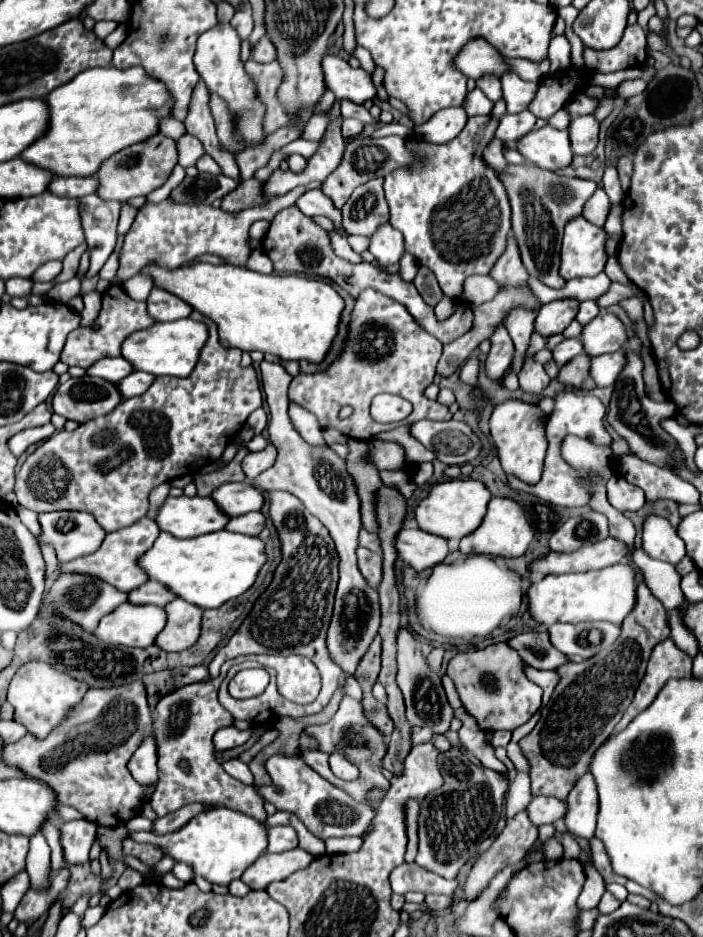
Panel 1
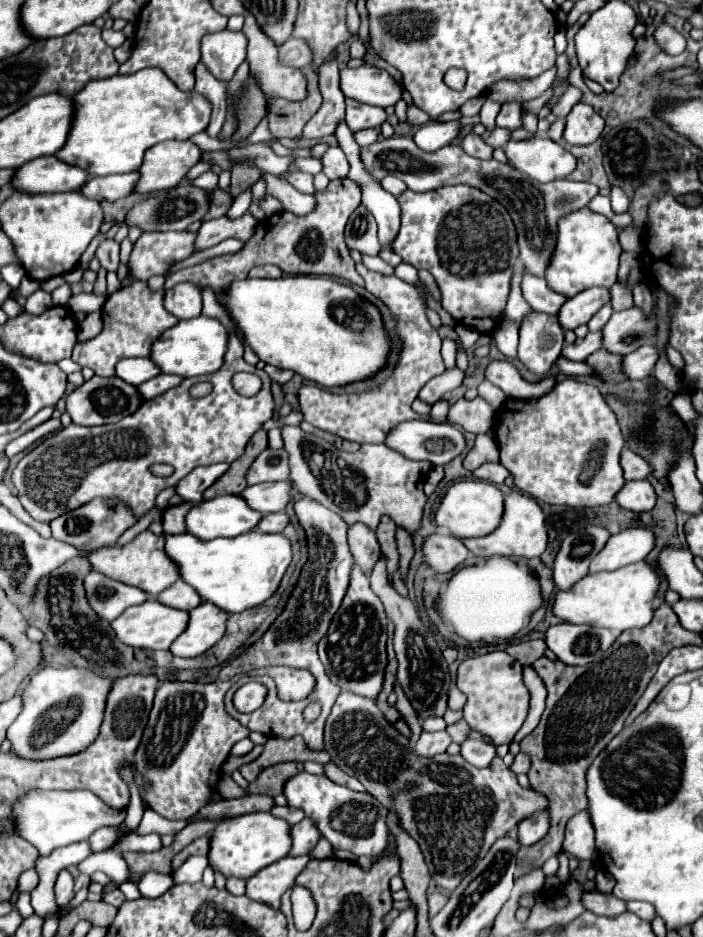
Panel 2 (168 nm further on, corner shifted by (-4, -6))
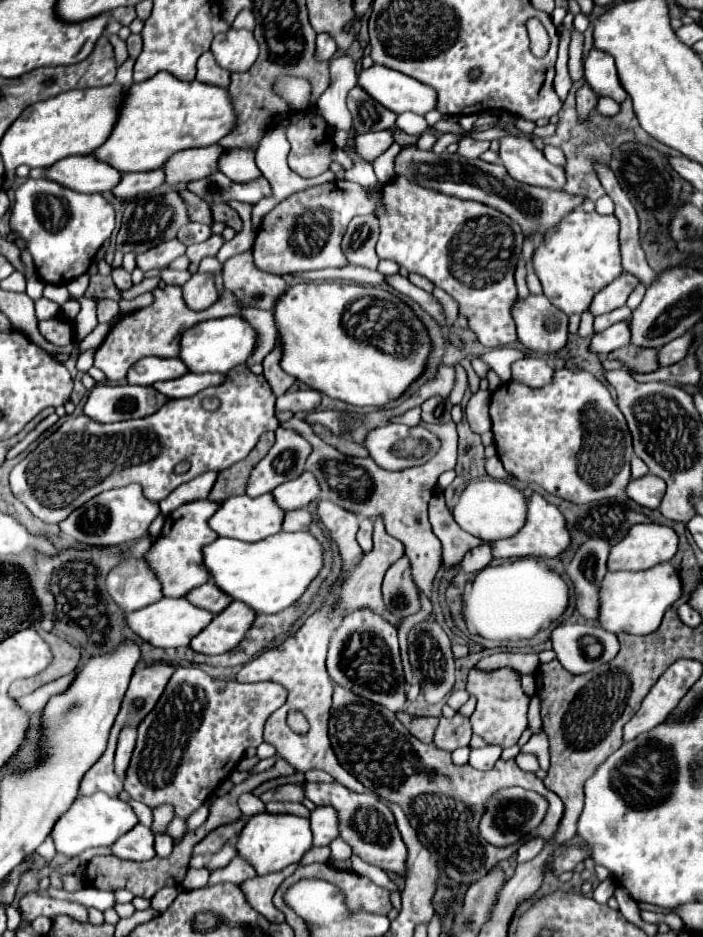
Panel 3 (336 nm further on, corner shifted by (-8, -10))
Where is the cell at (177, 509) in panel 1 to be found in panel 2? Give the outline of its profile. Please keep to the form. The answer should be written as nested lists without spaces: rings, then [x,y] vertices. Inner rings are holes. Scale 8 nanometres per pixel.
[[[220,495],[216,499],[204,501],[186,515],[188,533],[202,541],[216,537],[238,537],[248,533],[260,523],[264,515],[248,507],[240,495]]]

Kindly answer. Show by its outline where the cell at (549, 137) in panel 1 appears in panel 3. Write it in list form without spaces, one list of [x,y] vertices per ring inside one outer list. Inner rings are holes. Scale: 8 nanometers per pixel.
[[[502,137],[498,153],[510,177],[520,183],[548,189],[562,189],[566,183],[564,167],[552,165],[526,137]]]

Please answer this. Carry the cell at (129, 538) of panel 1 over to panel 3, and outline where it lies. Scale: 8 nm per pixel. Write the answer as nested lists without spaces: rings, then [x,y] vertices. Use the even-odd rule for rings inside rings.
[[[204,499],[186,503],[184,509],[176,509],[166,517],[160,537],[144,553],[144,559],[152,563],[152,571],[156,571],[156,577],[164,587],[164,597],[184,597],[190,589],[208,581],[208,573],[202,565],[202,547],[218,537],[208,527],[208,519],[218,507],[220,503],[210,503],[208,499]]]

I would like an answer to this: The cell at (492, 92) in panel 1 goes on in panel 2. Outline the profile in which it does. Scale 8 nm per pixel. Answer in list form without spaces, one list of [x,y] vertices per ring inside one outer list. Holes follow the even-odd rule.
[[[504,103],[502,111],[496,117],[496,127],[504,129],[520,129],[522,127],[522,115],[518,103]]]

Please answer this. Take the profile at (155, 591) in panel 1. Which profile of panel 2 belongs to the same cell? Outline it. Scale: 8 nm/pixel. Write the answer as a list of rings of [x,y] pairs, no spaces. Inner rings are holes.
[[[178,579],[172,587],[168,587],[166,591],[162,591],[158,597],[156,597],[160,603],[164,601],[164,605],[170,605],[170,607],[180,607],[180,609],[194,609],[202,603],[200,595],[196,593],[196,589],[192,589],[186,581]]]

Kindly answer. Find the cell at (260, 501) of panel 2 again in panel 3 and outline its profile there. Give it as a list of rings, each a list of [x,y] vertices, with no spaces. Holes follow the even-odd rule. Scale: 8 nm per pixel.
[[[304,471],[304,475],[296,477],[288,483],[282,483],[280,487],[276,487],[272,491],[276,505],[284,507],[284,511],[306,507],[310,501],[314,501],[318,497],[318,493],[320,493],[318,481],[308,471]]]

